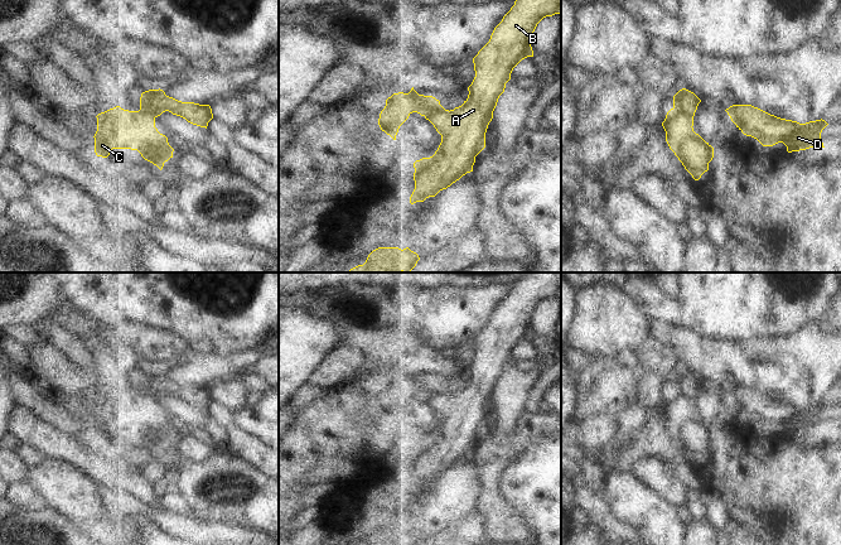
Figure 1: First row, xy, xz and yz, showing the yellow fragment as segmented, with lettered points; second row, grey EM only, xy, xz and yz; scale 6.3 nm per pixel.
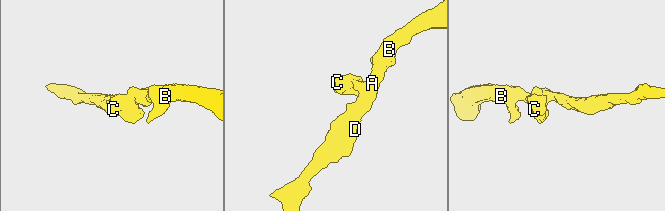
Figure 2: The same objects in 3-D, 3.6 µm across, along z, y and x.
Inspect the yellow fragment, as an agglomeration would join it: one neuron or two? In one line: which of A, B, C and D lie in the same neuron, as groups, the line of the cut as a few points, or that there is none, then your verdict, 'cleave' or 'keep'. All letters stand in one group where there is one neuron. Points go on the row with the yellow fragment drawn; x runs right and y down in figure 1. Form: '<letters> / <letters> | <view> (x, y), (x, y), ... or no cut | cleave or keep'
A B D / C | yz (672, 109), (692, 121) | cleave

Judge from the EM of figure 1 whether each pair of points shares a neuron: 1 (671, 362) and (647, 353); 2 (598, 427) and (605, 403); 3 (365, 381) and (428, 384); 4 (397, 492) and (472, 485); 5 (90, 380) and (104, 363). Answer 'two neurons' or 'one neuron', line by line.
1: one neuron
2: two neurons
3: two neurons
4: one neuron
5: two neurons

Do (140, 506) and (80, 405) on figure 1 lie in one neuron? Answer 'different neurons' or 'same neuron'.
different neurons

